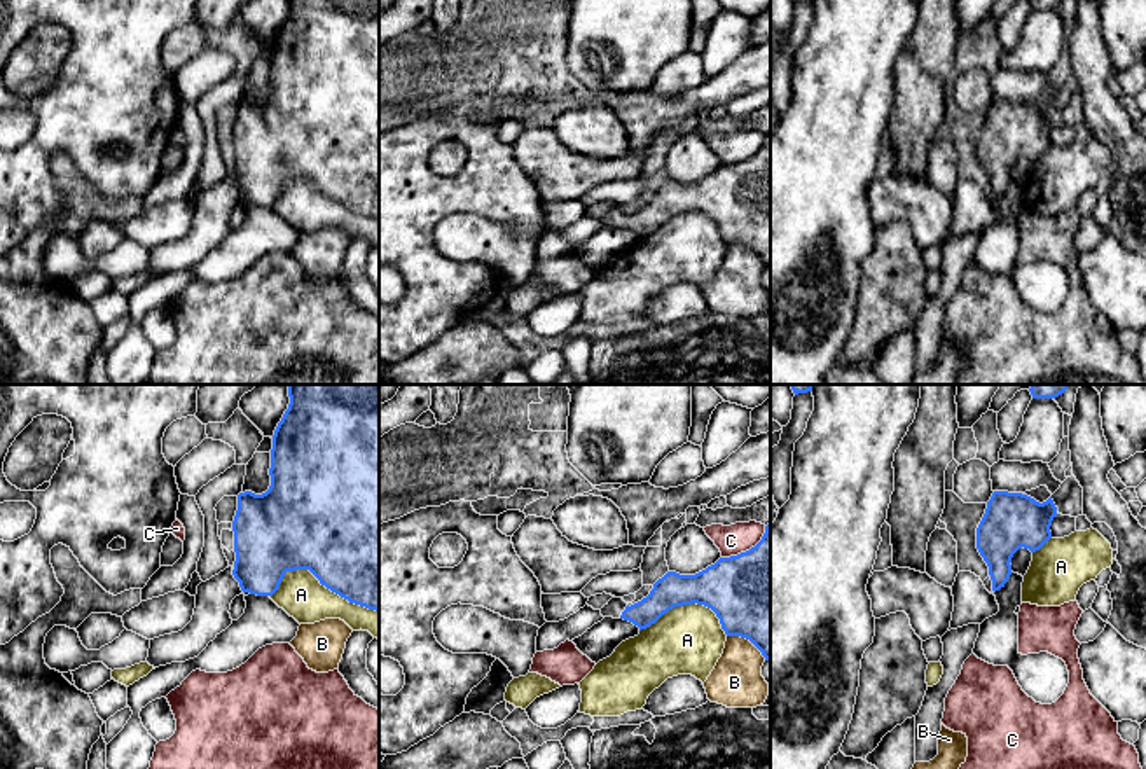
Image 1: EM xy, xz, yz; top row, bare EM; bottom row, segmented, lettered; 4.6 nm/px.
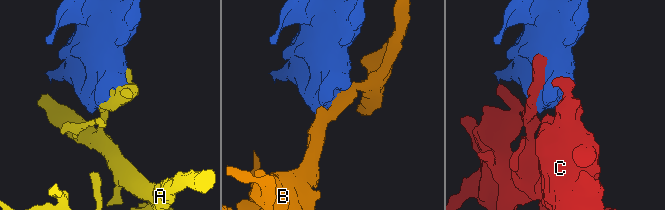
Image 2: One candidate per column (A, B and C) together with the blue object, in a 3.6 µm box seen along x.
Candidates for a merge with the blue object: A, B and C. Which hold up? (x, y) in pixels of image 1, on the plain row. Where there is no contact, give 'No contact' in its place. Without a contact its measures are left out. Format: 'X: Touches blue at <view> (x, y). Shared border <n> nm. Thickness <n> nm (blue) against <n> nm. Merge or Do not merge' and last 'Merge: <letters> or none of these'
A: Touches blue at xy (320, 191). Shared border 500 nm. Thickness 500 nm (blue) against 200 nm. Do not merge
B: Touches blue at xz (748, 247). Shared border 220 nm. Thickness 460 nm (blue) against 240 nm. Do not merge
C: Touches blue at xz (746, 159). Shared border 260 nm. Thickness 460 nm (blue) against 140 nm. Do not merge
Merge: none of these

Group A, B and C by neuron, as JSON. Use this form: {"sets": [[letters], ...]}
{"sets": [["A"], ["B"], ["C"]]}

